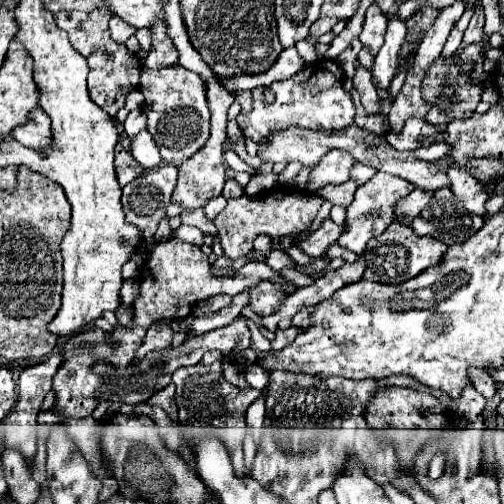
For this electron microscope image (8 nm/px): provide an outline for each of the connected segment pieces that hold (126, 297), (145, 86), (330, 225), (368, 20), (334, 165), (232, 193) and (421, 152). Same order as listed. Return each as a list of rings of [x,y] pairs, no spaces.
[[[135,279],[125,281],[123,287],[121,287],[121,303],[129,307],[133,303],[133,299],[137,297],[137,289],[139,289],[139,283]]]
[[[169,67],[157,71],[143,69],[139,79],[139,91],[145,95],[143,111],[147,115],[147,131],[159,147],[165,163],[179,165],[205,145],[209,137],[207,89],[203,89],[203,79],[197,73],[191,73],[183,67]]]
[[[329,217],[321,223],[321,227],[317,231],[313,231],[313,235],[309,235],[309,239],[305,239],[301,243],[301,249],[311,255],[311,257],[321,257],[323,251],[327,251],[327,247],[331,243],[335,243],[341,233],[345,231],[345,223],[343,225],[337,225],[335,221],[331,221]]]
[[[371,3],[367,13],[365,13],[365,21],[363,21],[363,31],[359,35],[361,43],[365,47],[369,47],[373,51],[373,55],[379,51],[379,47],[383,45],[383,37],[385,37],[385,29],[387,29],[387,15],[383,15],[383,11],[379,9],[379,5]]]
[[[331,149],[323,159],[311,167],[309,183],[305,185],[307,193],[317,193],[325,185],[339,185],[349,181],[349,171],[353,167],[353,155],[345,149]]]
[[[227,179],[225,189],[223,189],[223,197],[231,199],[231,197],[241,197],[241,195],[243,195],[243,187],[235,179]]]
[[[441,141],[441,143],[433,143],[431,147],[423,147],[423,149],[415,149],[413,151],[415,153],[415,157],[417,159],[423,159],[423,161],[439,161],[439,159],[443,159],[447,153],[449,153],[449,145],[445,143],[445,141]]]

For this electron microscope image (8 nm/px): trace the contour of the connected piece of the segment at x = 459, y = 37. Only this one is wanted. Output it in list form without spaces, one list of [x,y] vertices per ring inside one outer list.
[[[467,5],[465,11],[467,11],[467,16],[461,16],[459,19],[459,24],[456,24],[450,32],[447,42],[441,52],[441,57],[443,58],[453,56],[459,49],[459,46],[463,40],[464,32],[474,14],[473,9],[468,8]]]

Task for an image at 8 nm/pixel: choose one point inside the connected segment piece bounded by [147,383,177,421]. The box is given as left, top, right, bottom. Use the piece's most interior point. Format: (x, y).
(164, 398)

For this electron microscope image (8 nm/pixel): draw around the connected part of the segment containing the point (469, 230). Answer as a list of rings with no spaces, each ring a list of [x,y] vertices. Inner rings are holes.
[[[449,187],[435,191],[429,205],[415,217],[413,231],[417,235],[431,235],[447,245],[463,243],[483,227],[485,219],[467,213],[463,203]]]

